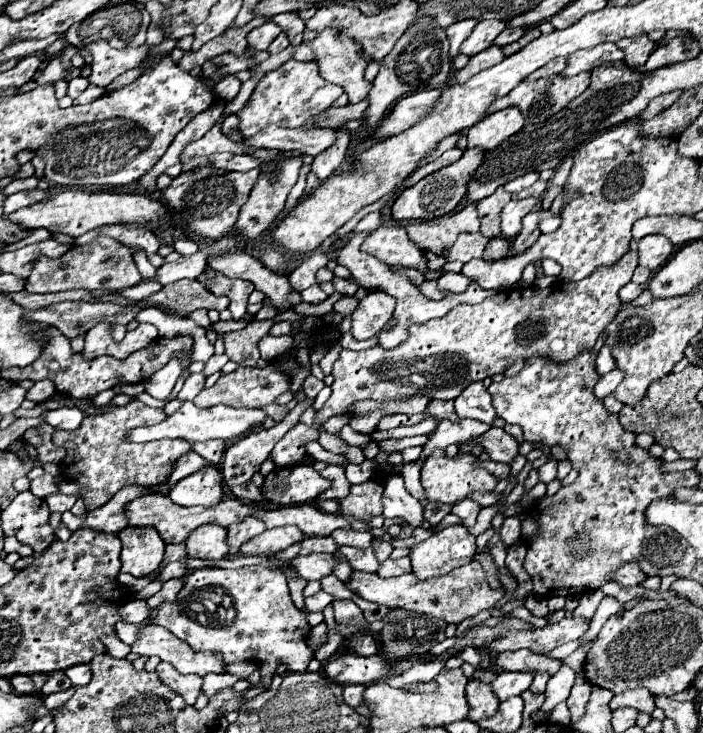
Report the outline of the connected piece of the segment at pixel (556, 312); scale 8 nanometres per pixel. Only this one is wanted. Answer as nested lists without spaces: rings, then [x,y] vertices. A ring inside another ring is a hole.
[[[629,250],[613,268],[599,268],[593,276],[587,276],[581,282],[559,282],[547,290],[535,290],[533,296],[525,298],[525,288],[513,286],[505,288],[499,294],[485,298],[481,304],[469,306],[461,304],[453,310],[449,310],[439,320],[429,320],[425,324],[413,324],[409,328],[407,340],[403,340],[399,346],[385,350],[383,346],[375,346],[371,350],[363,352],[351,352],[343,350],[341,358],[333,366],[335,382],[331,384],[331,398],[323,404],[321,410],[315,412],[315,420],[311,426],[299,422],[293,430],[289,430],[273,448],[271,456],[273,462],[281,466],[293,466],[299,464],[307,456],[307,442],[313,442],[319,438],[319,428],[333,416],[347,414],[347,408],[359,400],[393,400],[393,398],[409,398],[415,394],[427,396],[429,400],[455,400],[461,390],[465,390],[471,382],[481,382],[487,376],[495,376],[503,372],[507,366],[511,366],[517,358],[527,360],[529,356],[553,356],[555,360],[571,360],[573,356],[581,352],[593,350],[599,334],[605,330],[605,326],[613,320],[613,316],[619,310],[619,290],[631,282],[631,276],[635,268],[639,266],[639,254],[637,250]]]

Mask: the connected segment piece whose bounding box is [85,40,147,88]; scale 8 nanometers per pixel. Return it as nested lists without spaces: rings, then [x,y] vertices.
[[[97,40],[95,44],[87,46],[85,50],[93,54],[89,80],[91,80],[91,84],[95,84],[99,88],[107,88],[113,78],[117,78],[125,70],[137,68],[139,62],[147,56],[147,46],[113,50],[103,40]]]

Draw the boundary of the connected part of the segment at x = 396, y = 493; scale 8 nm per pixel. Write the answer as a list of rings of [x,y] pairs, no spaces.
[[[390,475],[385,482],[383,492],[383,516],[385,518],[401,518],[411,528],[419,528],[423,518],[423,506],[417,498],[413,498],[405,490],[404,481],[400,475]]]

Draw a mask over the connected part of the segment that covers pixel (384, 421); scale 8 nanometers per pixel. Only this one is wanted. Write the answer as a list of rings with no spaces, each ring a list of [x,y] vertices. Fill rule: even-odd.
[[[425,411],[410,417],[406,417],[405,414],[387,415],[380,420],[379,424],[377,425],[377,429],[389,430],[398,426],[412,426],[419,423],[424,418]]]

